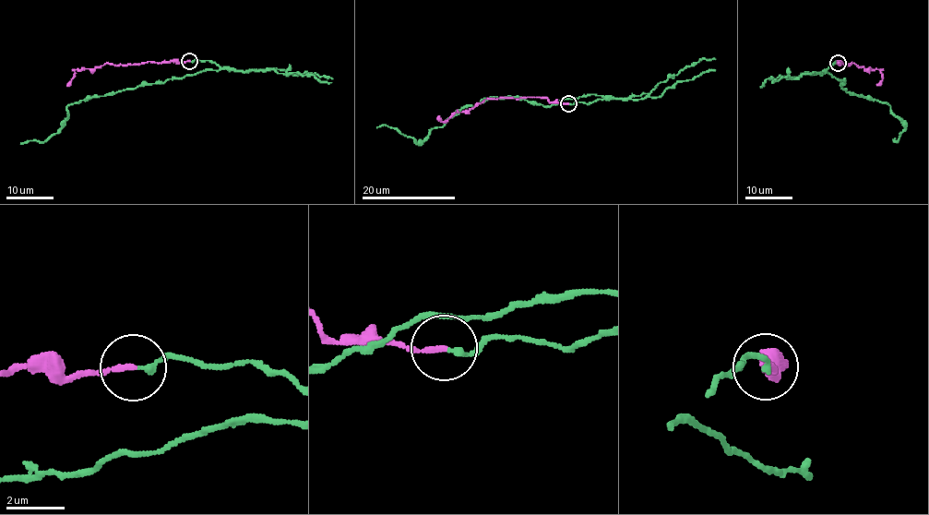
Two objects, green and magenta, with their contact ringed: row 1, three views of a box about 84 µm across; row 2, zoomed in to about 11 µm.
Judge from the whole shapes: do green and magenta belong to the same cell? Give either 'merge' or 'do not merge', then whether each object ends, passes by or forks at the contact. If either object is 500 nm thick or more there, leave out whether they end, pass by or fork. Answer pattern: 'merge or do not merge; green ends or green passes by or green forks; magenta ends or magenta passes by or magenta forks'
merge; green ends; magenta ends

